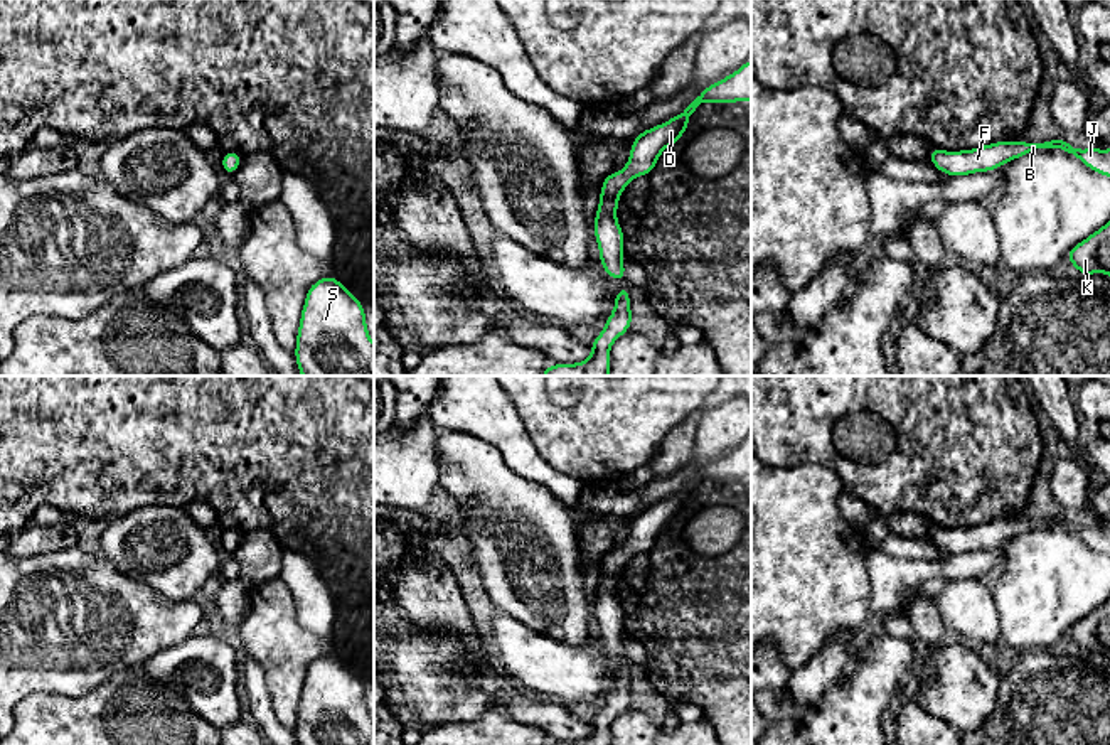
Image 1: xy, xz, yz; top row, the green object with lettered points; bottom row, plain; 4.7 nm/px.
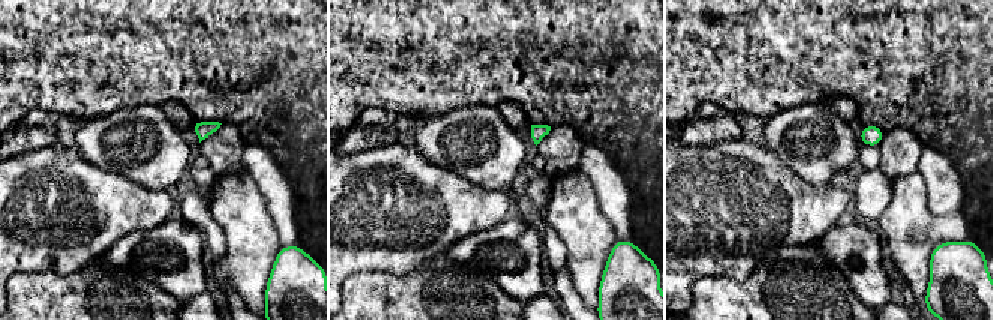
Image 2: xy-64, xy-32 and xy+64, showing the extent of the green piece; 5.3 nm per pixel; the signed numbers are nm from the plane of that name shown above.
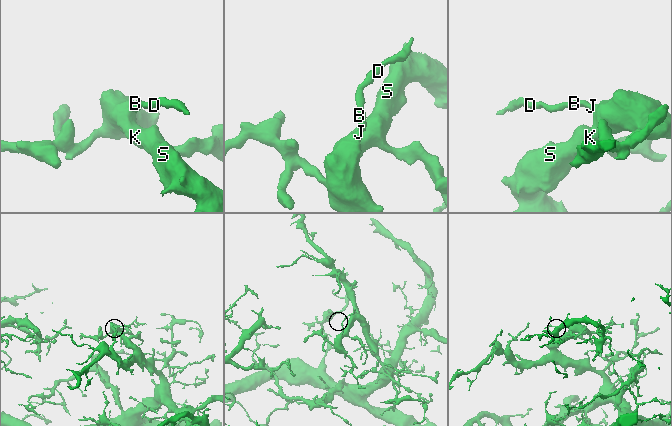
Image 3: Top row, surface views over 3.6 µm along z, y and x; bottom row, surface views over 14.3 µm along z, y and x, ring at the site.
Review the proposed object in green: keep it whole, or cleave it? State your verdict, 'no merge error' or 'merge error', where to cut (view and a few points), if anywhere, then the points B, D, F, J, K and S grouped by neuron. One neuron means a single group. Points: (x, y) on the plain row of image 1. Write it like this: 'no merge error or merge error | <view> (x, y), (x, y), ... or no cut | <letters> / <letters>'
no merge error | no cut | B D F J K S

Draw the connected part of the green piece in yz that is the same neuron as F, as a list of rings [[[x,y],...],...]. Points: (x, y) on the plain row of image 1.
[[[1049,516],[1041,519],[1019,519],[1006,517],[982,523],[972,528],[947,529],[933,524],[928,531],[928,538],[937,544],[938,549],[948,555],[972,553],[975,549],[992,549],[1002,541],[1009,541],[1022,533],[1038,528],[1065,528],[1080,536],[1091,549],[1110,555],[1110,526],[1098,528],[1091,526],[1073,526],[1065,516]]]

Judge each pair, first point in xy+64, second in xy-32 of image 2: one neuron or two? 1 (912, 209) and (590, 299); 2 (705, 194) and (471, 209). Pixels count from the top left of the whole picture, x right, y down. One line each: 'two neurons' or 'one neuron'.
1: one neuron
2: one neuron

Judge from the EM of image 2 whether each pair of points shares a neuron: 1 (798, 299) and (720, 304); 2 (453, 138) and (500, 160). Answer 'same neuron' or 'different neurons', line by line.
1: same neuron
2: same neuron

